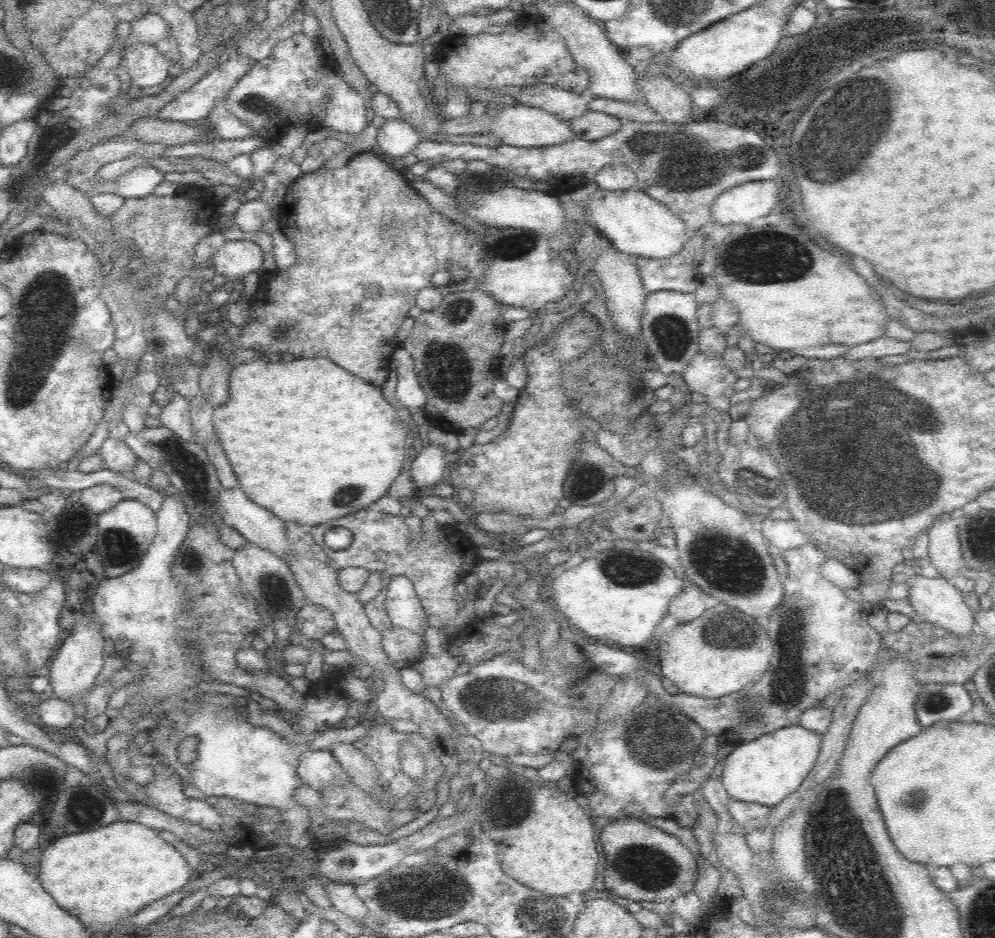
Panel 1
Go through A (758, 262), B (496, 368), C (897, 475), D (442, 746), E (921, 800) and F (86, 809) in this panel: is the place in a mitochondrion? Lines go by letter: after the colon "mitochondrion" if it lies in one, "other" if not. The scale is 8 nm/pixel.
A: mitochondrion
B: other
C: mitochondrion
D: other
E: mitochondrion
F: mitochondrion

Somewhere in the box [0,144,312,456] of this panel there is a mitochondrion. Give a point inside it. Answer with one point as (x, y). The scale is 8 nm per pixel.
(45, 297)

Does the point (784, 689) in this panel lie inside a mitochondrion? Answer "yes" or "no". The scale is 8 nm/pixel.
yes

